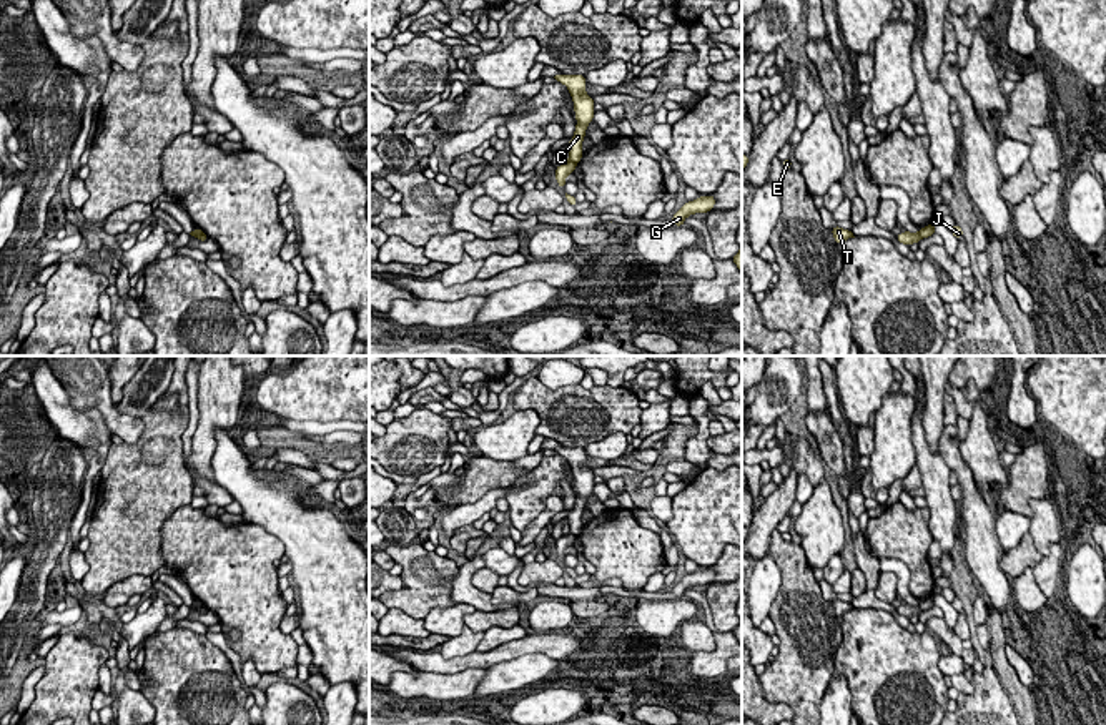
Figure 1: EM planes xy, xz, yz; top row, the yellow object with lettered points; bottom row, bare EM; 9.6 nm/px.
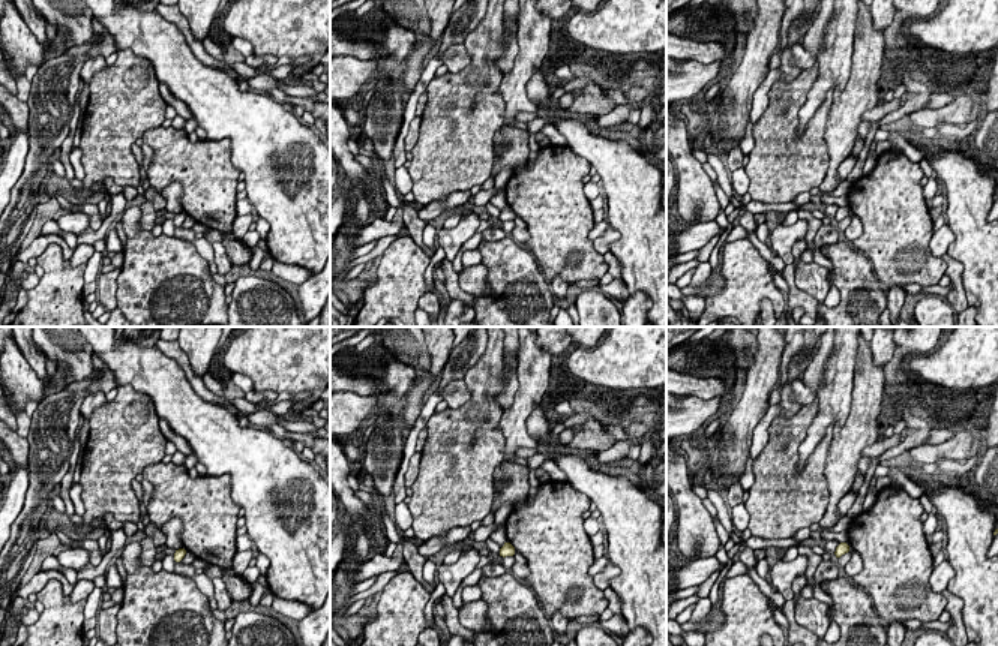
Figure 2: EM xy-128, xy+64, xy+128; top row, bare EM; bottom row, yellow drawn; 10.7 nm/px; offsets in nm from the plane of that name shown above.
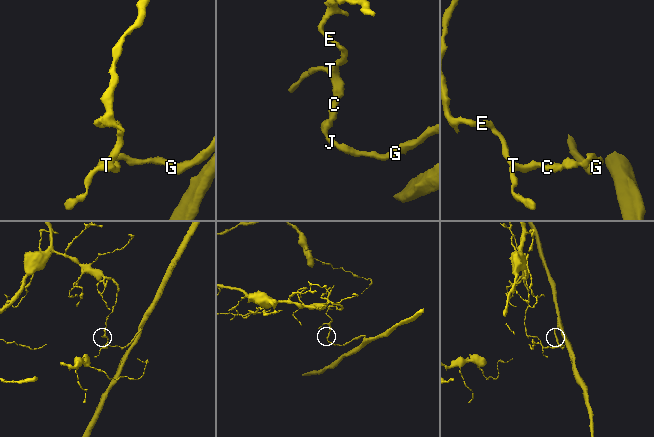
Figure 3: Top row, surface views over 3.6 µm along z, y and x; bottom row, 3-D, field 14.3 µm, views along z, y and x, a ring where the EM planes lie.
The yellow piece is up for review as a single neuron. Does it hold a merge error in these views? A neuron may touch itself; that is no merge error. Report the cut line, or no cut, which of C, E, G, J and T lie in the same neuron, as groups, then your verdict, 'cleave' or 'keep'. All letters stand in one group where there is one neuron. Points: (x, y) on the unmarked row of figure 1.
cut xz (569, 532), (576, 536); groups C E T / G J; cleave

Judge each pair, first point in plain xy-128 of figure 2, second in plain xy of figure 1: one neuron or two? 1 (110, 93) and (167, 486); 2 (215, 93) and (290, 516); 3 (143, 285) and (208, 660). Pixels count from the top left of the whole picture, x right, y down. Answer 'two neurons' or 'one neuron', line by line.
1: one neuron
2: one neuron
3: one neuron

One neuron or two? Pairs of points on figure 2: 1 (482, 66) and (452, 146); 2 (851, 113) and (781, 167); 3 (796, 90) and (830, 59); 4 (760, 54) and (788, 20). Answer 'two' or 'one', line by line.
1: one
2: two
3: two
4: two

